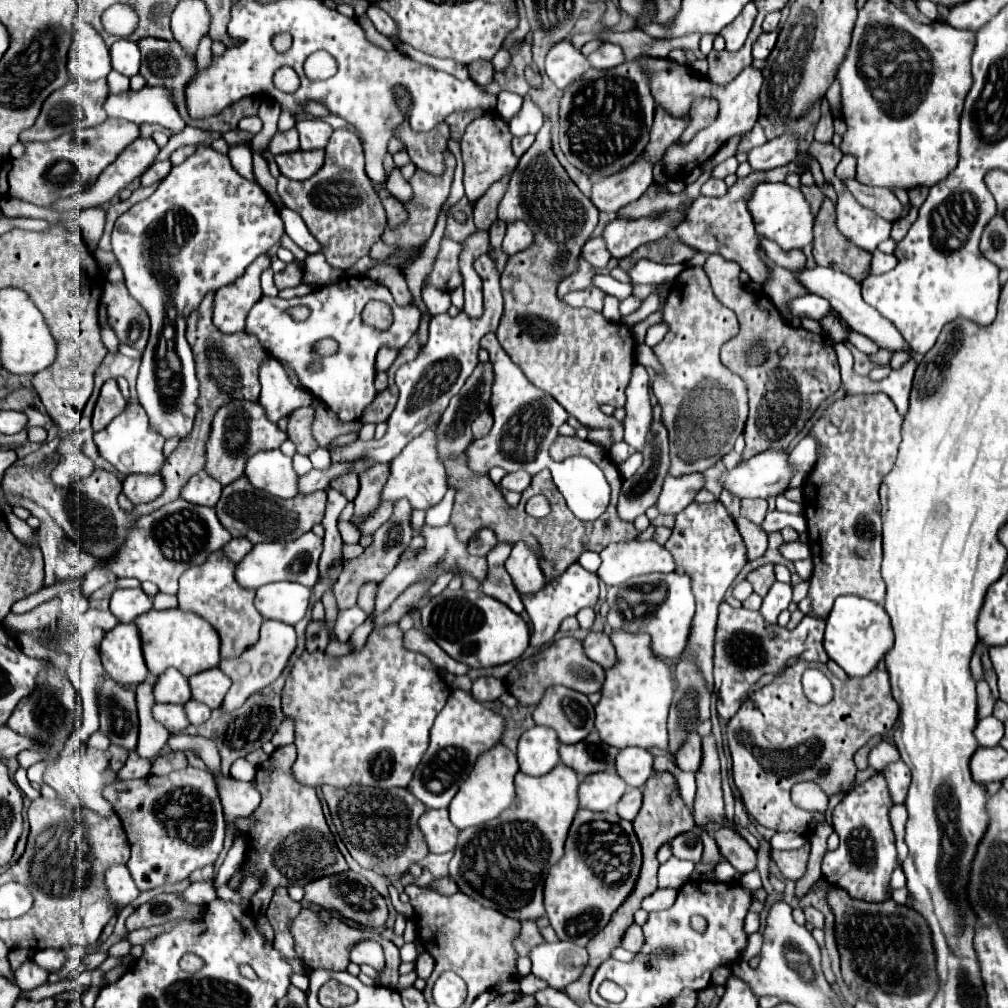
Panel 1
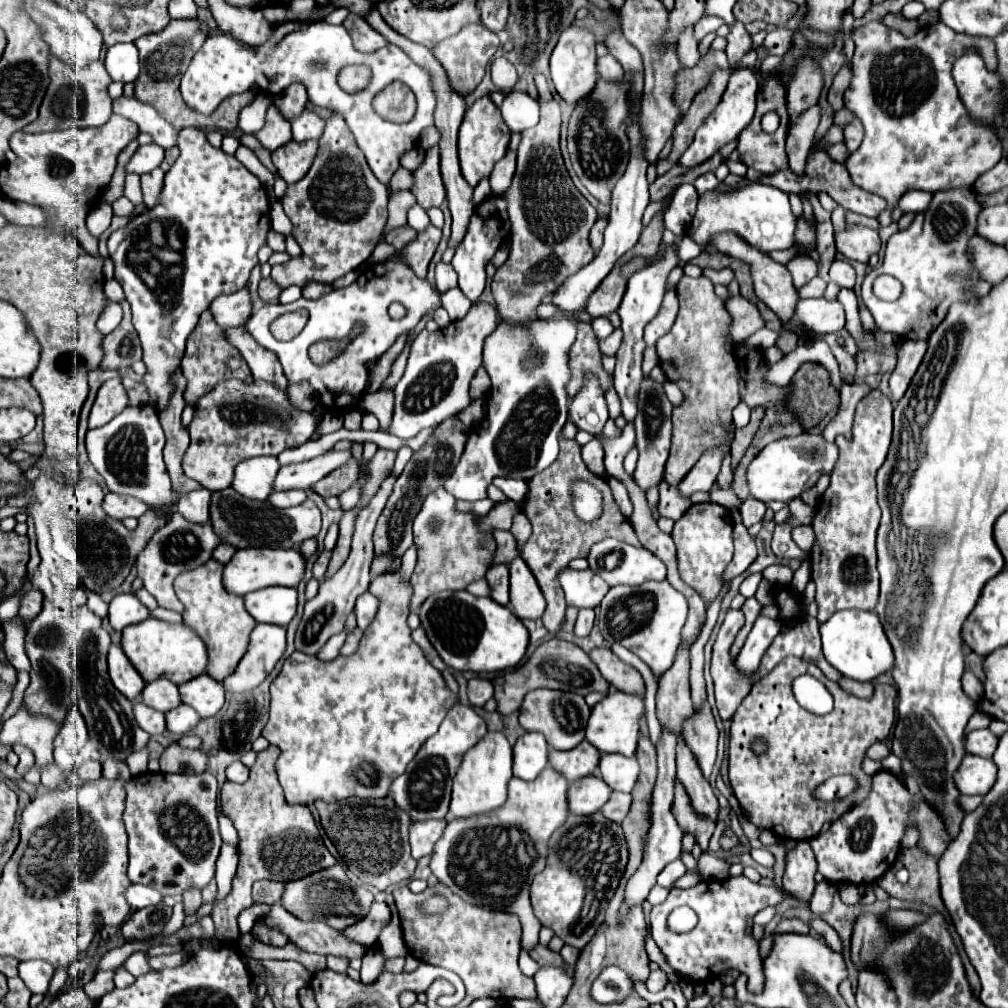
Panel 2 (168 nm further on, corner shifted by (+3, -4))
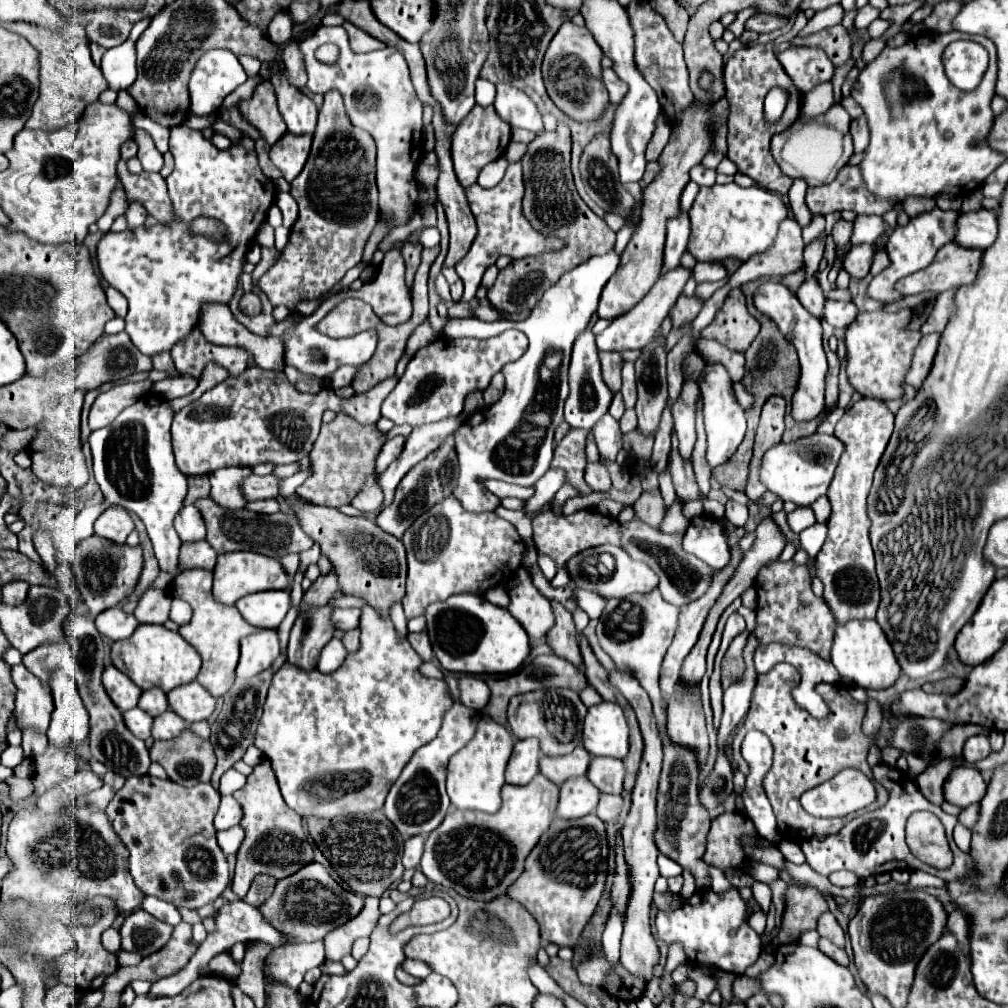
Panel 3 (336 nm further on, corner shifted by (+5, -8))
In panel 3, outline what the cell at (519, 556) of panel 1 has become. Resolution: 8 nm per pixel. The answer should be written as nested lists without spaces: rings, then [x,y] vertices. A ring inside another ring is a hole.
[[[521,566],[515,572],[515,588],[509,590],[509,612],[525,628],[531,640],[547,634],[553,626],[553,610],[549,600],[533,586],[529,572]]]

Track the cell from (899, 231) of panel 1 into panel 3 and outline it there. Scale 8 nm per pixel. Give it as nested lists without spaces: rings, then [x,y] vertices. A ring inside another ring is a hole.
[[[907,198],[903,202],[903,210],[907,212],[909,218],[915,218],[919,216],[921,212],[925,210],[933,210],[935,208],[935,200],[933,198]],[[929,206],[929,208],[927,208]]]

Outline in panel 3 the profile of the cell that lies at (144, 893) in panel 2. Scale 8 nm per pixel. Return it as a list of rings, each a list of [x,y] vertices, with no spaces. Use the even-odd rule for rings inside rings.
[[[145,896],[145,898],[143,898],[143,902],[141,902],[141,908],[143,908],[145,912],[153,914],[155,918],[159,918],[159,920],[163,920],[163,922],[171,924],[171,926],[175,926],[175,924],[179,924],[179,922],[181,922],[181,916],[179,916],[177,908],[175,908],[173,904],[169,904],[169,902],[161,900],[161,898]]]

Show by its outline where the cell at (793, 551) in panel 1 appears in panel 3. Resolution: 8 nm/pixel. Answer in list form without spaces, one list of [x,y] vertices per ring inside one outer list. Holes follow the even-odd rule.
[[[799,506],[799,508],[795,508],[793,512],[787,514],[787,522],[789,522],[789,528],[795,534],[799,534],[805,528],[809,528],[809,526],[815,524],[815,516],[813,516],[813,510],[809,506],[803,506],[803,508]]]

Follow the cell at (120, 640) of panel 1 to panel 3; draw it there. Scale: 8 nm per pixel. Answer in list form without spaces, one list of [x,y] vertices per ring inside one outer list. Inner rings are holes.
[[[109,664],[103,672],[103,686],[121,712],[137,706],[141,688],[133,680],[129,680],[129,676],[125,676],[121,670],[113,668],[113,664]]]

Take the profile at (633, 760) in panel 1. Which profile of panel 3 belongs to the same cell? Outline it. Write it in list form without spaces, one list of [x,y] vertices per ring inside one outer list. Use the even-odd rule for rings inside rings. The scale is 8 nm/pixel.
[[[593,758],[589,764],[587,778],[605,794],[621,794],[625,766],[617,758]]]

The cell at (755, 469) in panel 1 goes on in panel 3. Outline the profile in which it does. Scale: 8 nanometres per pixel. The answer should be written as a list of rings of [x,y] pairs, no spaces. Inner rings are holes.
[[[819,432],[805,438],[797,438],[793,442],[779,442],[765,452],[759,482],[769,492],[777,494],[783,502],[793,502],[797,506],[811,506],[819,496],[827,494],[841,452],[843,444],[835,436]]]

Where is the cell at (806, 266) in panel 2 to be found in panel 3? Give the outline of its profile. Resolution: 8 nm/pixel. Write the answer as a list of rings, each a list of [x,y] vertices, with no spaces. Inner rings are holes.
[[[815,276],[807,278],[801,288],[797,290],[797,298],[799,302],[817,318],[821,318],[821,310],[823,310],[823,304],[825,304],[825,296],[823,296],[823,290],[817,282]]]

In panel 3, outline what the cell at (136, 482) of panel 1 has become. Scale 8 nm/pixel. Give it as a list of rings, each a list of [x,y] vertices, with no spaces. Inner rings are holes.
[[[121,506],[107,508],[97,520],[95,520],[95,534],[113,540],[117,544],[123,544],[129,532],[135,528],[131,514]]]

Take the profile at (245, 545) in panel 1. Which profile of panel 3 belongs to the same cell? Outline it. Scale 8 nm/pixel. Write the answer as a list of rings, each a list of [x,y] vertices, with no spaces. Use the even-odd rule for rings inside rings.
[[[201,540],[201,542],[193,542],[193,544],[185,544],[181,548],[179,554],[179,572],[189,570],[189,568],[205,568],[205,570],[213,570],[217,564],[217,552],[213,552],[213,548]]]

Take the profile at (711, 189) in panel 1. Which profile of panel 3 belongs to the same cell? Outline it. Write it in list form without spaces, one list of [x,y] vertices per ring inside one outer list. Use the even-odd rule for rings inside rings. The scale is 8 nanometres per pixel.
[[[695,166],[691,170],[691,180],[697,182],[699,186],[713,186],[715,184],[715,170],[705,170],[703,166]]]

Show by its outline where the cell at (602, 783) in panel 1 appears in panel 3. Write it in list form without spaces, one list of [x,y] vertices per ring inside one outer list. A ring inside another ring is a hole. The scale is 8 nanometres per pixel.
[[[587,776],[569,778],[561,786],[561,798],[557,806],[557,816],[565,820],[581,818],[587,814],[593,814],[597,808],[601,792],[591,784]]]

